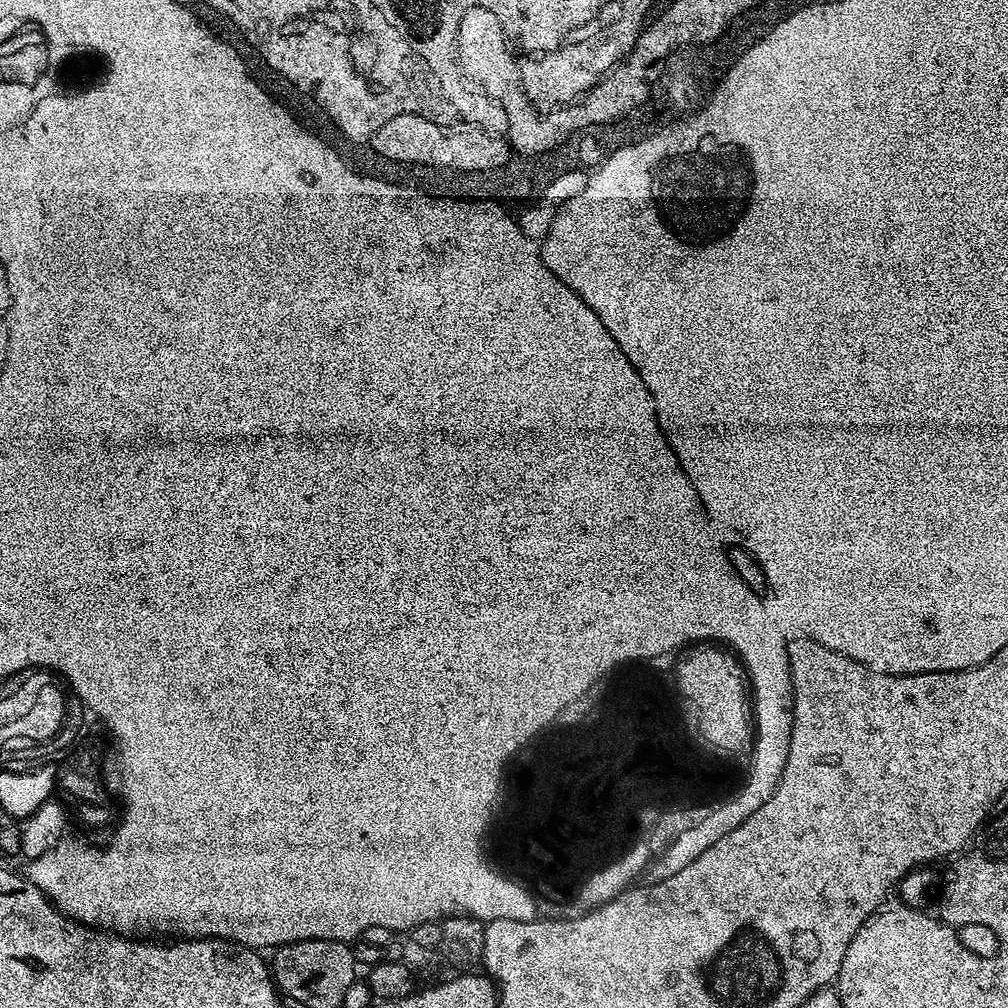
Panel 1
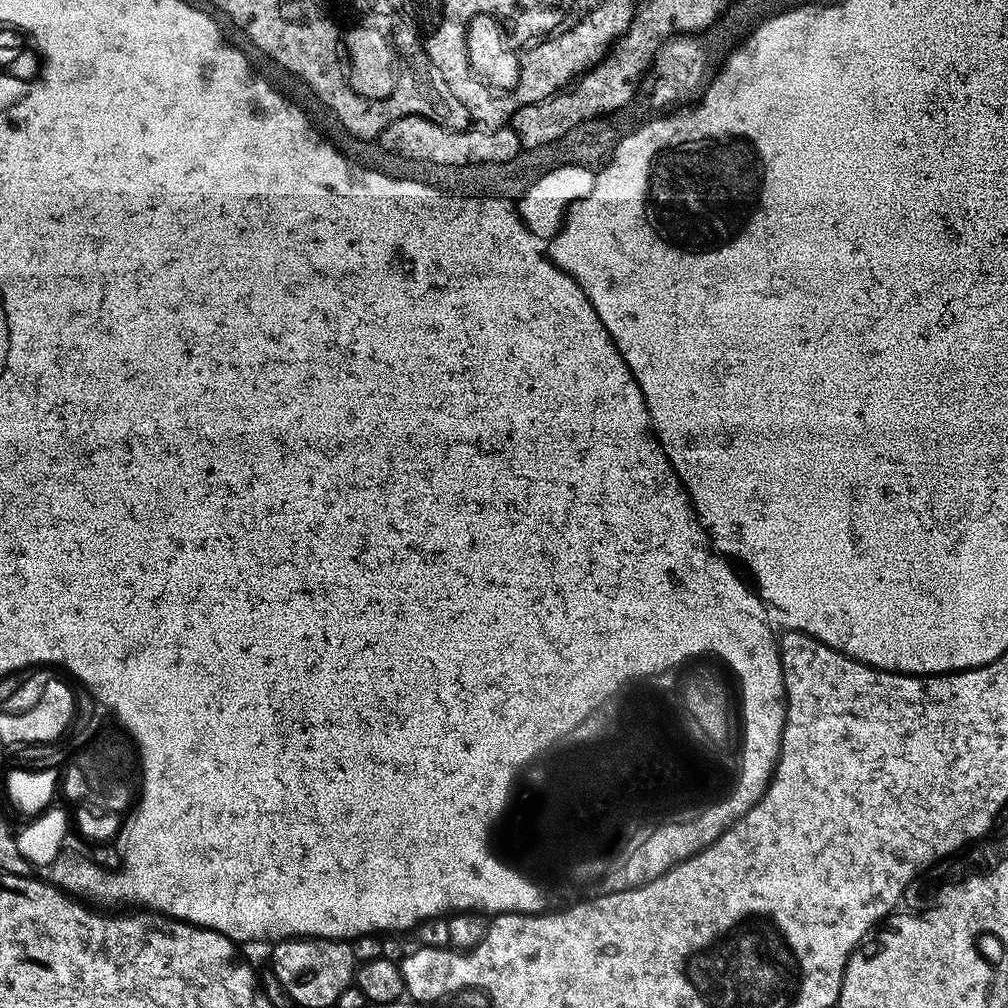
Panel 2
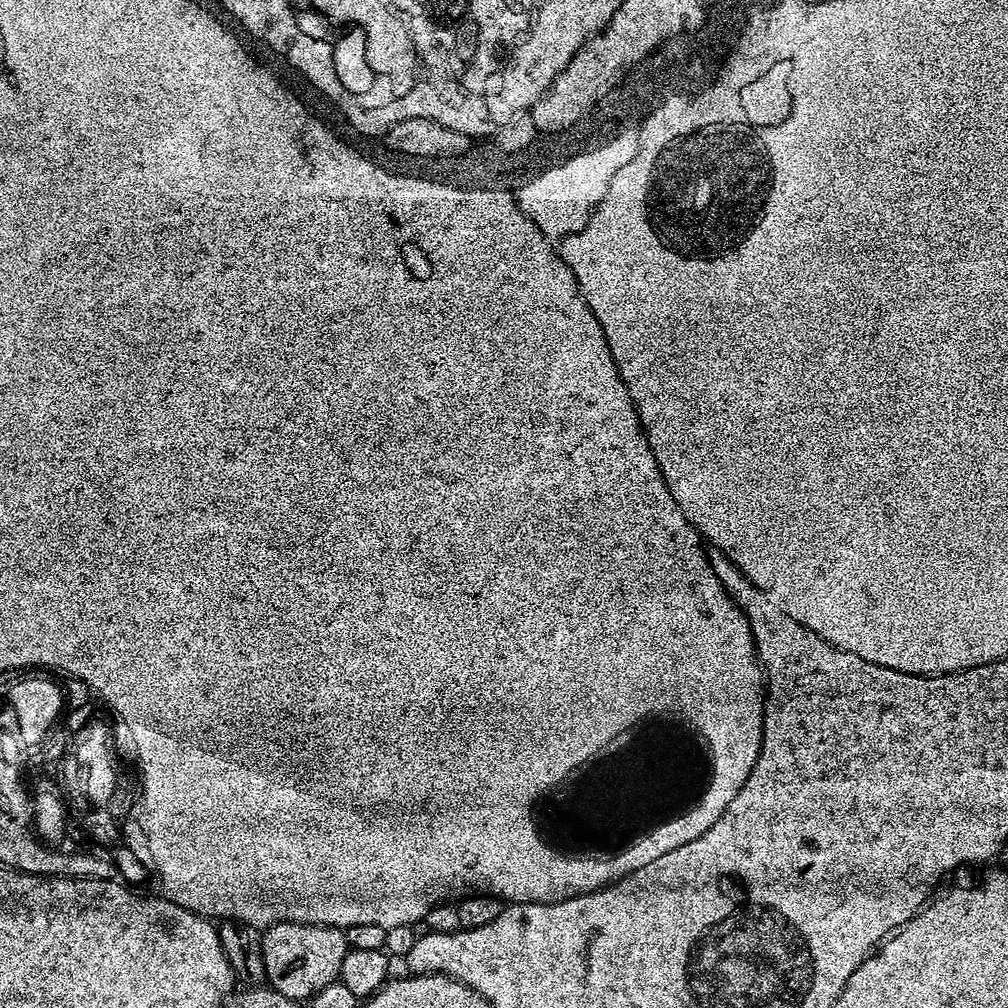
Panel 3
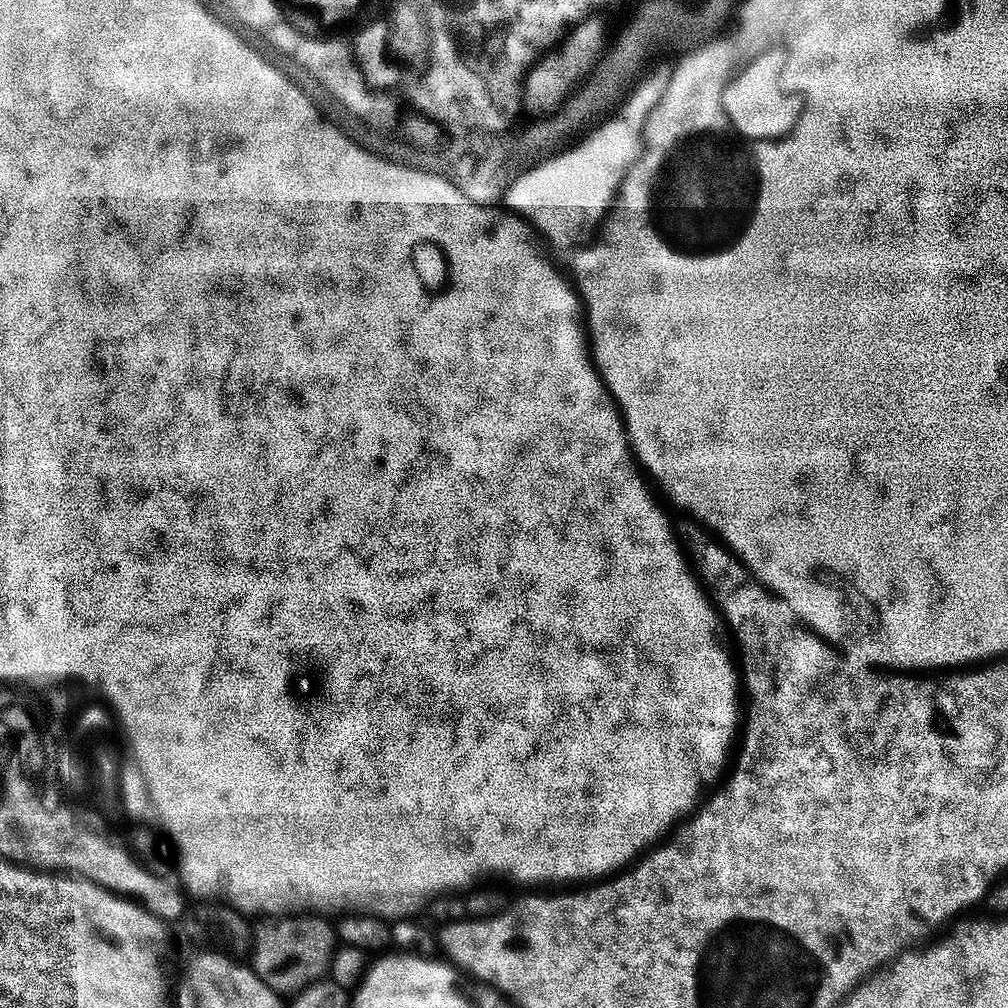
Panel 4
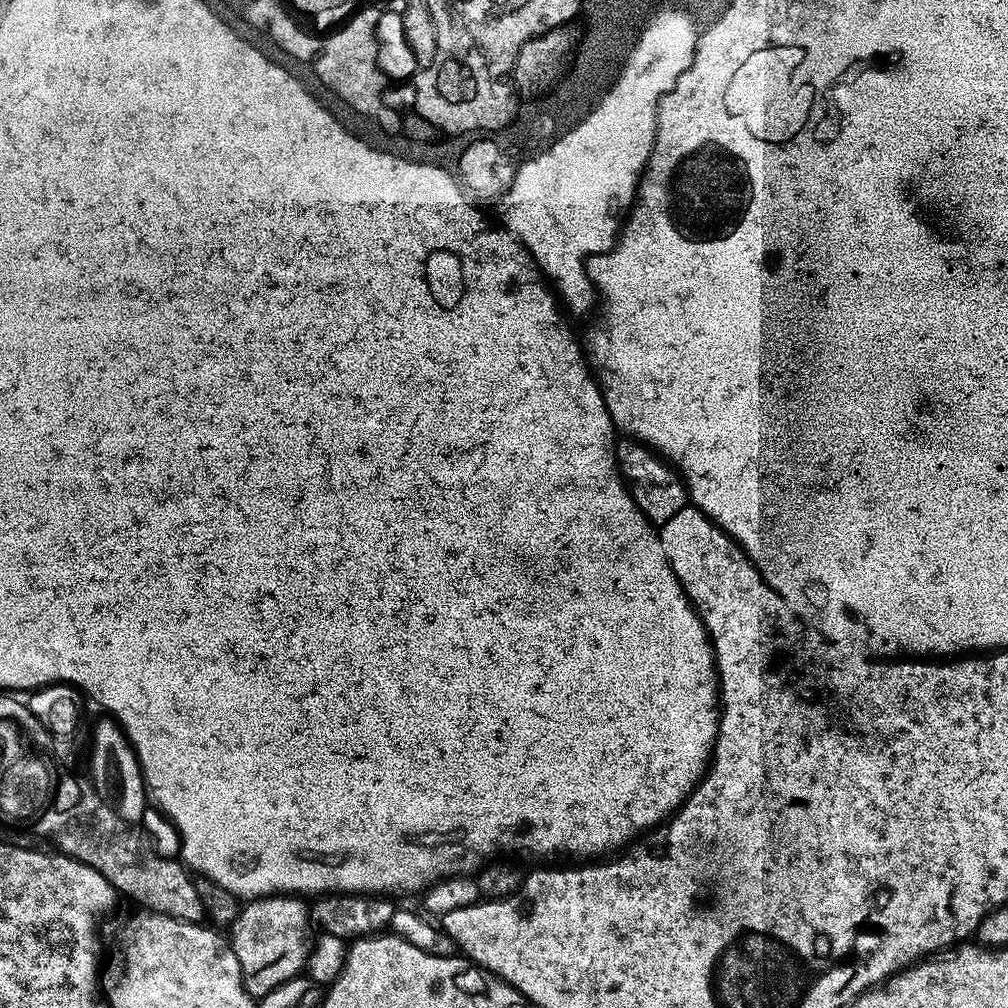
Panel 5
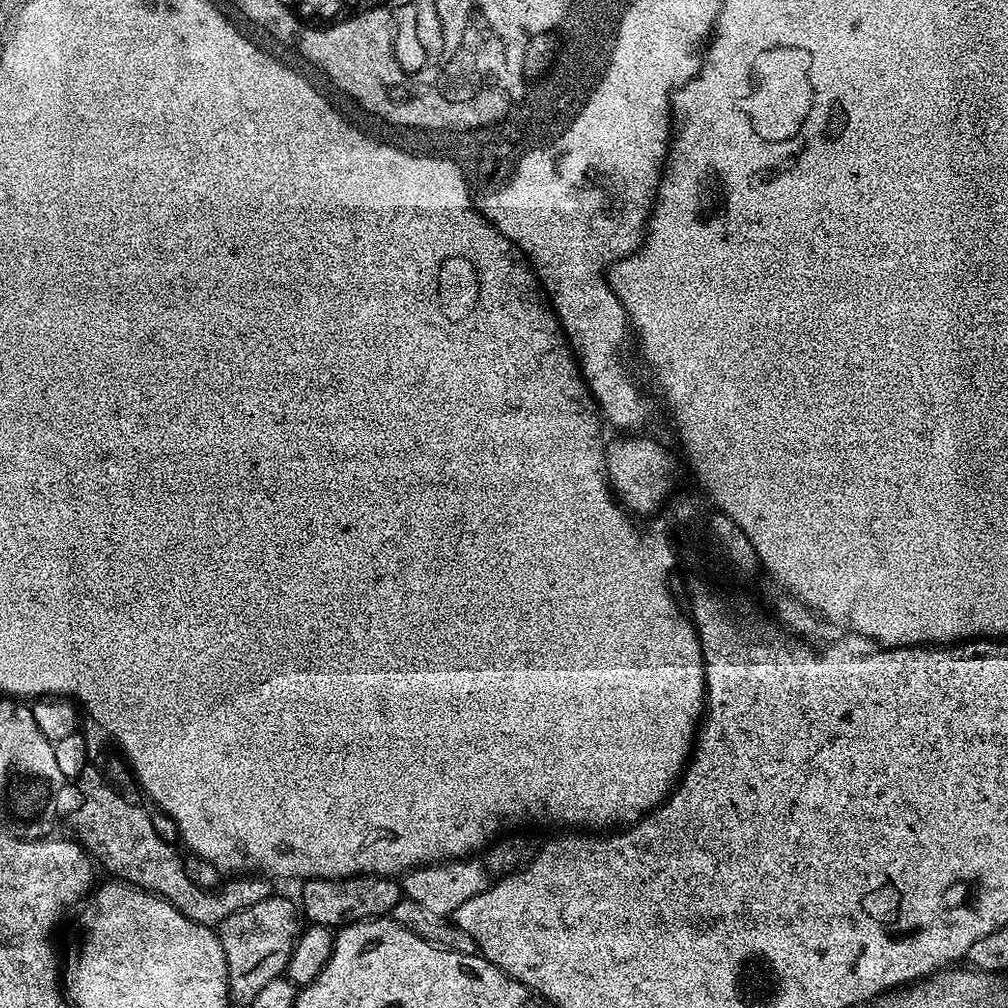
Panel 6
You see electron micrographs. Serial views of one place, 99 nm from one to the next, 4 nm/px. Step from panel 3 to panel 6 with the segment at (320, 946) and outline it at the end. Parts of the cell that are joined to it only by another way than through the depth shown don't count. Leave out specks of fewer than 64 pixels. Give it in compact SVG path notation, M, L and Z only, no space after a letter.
M273 894L254 906L230 914L219 925L220 945L228 963L228 990L233 1001L248 1006L272 979L285 975L302 931L302 912L295 899Z

